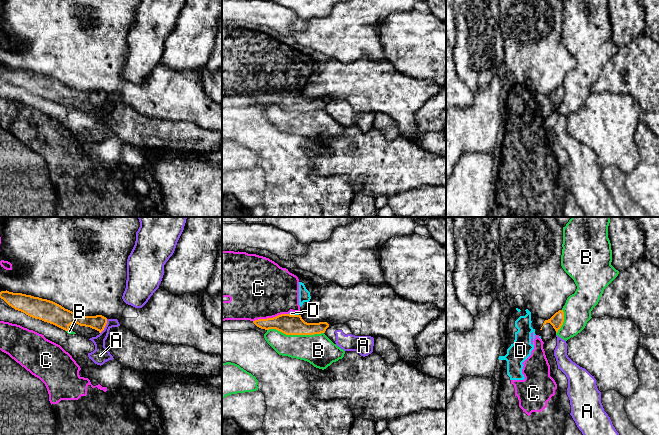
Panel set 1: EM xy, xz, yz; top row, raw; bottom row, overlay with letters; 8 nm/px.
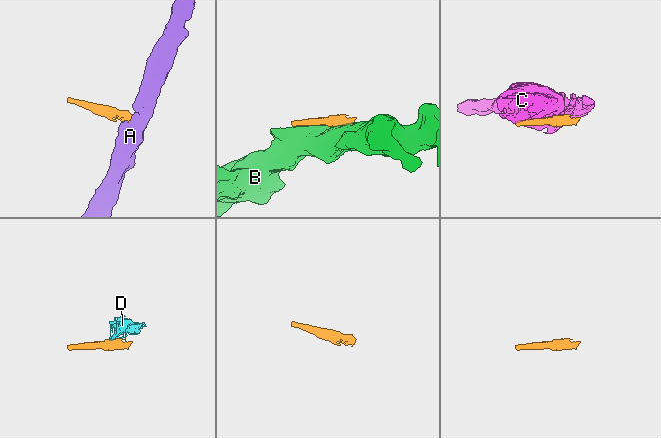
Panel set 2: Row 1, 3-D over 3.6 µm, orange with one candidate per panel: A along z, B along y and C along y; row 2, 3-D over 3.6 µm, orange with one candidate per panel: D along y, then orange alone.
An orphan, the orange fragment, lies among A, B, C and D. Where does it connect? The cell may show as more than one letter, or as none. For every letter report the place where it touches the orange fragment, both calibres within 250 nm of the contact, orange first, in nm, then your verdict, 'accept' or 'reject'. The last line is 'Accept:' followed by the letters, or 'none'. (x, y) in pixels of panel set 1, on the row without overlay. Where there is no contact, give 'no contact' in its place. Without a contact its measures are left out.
A: xy (105, 101) | 120/140 nm | reject
B: xz (295, 110) | 160/240 nm | reject
C: xz (270, 94) | 160/480 nm | reject
D: xz (294, 91) | 160/30 nm | reject
Accept: none

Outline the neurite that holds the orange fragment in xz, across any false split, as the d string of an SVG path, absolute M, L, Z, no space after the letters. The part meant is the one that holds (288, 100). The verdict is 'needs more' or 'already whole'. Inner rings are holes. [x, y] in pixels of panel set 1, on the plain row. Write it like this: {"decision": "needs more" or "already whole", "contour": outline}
{"decision": "already whole", "contour": "M281 90L273 94L258 95L253 99L265 106L276 105L286 111L314 111L325 109L327 98L307 99L301 91Z"}

